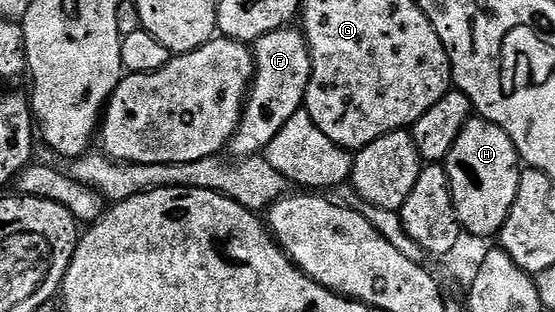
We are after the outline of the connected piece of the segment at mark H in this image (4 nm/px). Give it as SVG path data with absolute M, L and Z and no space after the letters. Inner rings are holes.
M472 117L457 136L445 165L460 227L479 238L498 235L513 208L521 173L521 159L511 137L497 124Z

